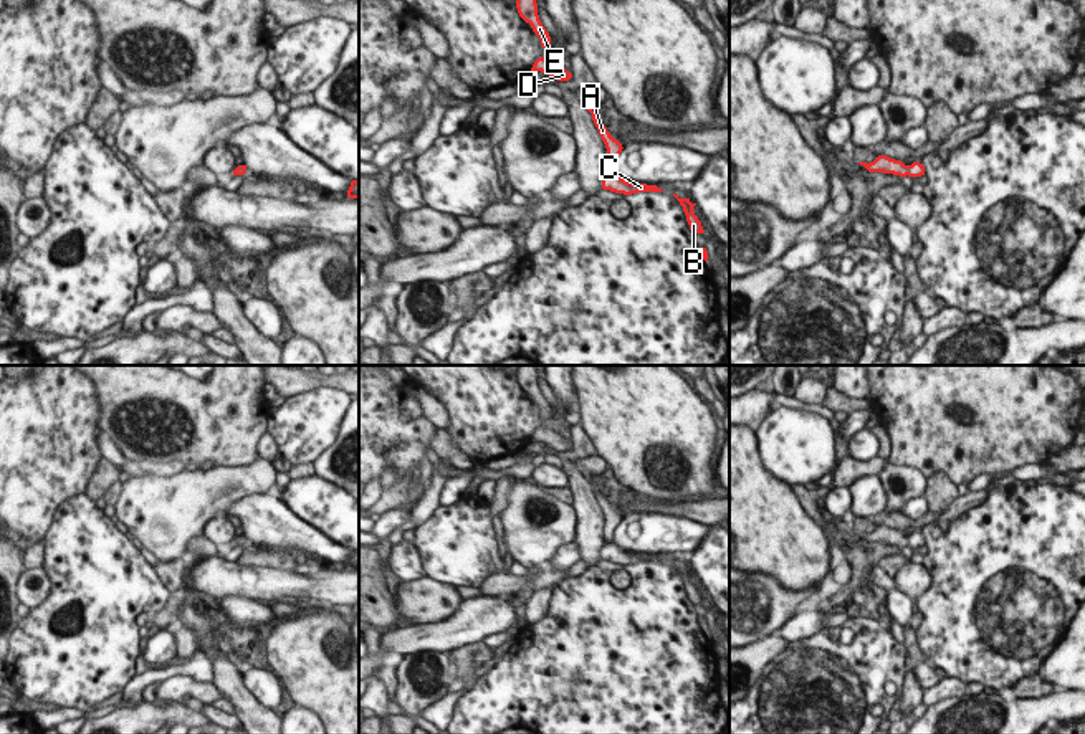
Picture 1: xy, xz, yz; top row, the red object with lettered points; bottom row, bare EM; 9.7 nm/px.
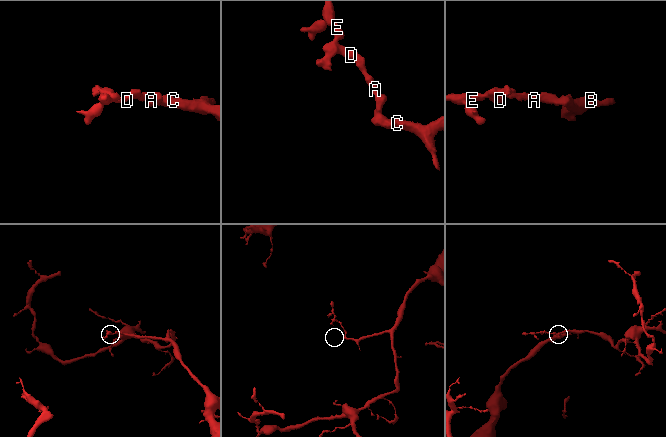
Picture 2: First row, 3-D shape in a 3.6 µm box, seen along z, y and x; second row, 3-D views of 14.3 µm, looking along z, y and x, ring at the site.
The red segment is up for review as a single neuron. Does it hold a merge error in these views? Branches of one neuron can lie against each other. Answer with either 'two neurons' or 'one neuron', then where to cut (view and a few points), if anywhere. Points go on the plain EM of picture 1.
two neurons | yz (907, 538), (910, 544)

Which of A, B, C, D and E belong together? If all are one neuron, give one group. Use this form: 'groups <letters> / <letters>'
groups A D E / B C

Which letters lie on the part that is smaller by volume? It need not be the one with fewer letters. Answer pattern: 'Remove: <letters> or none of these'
Remove: A, D, E

